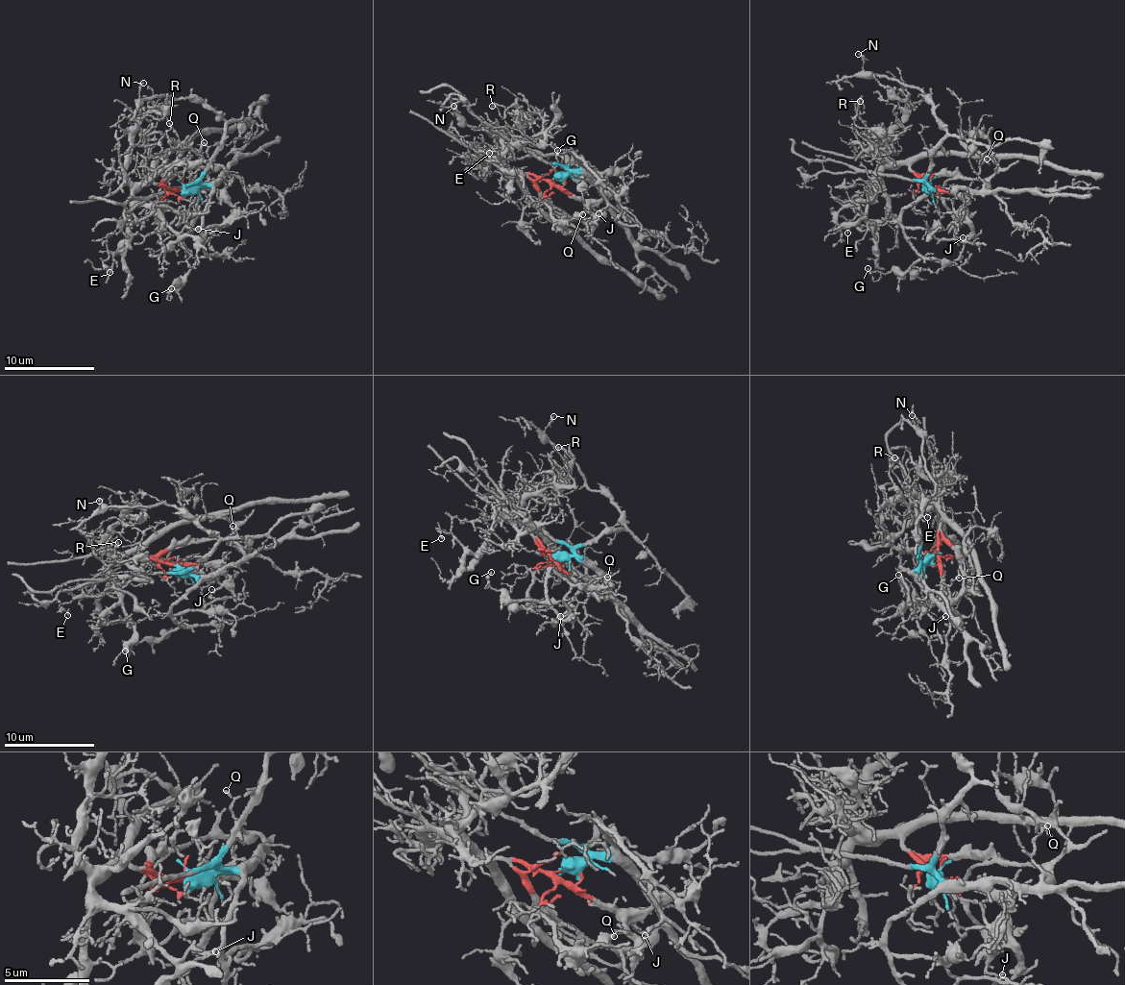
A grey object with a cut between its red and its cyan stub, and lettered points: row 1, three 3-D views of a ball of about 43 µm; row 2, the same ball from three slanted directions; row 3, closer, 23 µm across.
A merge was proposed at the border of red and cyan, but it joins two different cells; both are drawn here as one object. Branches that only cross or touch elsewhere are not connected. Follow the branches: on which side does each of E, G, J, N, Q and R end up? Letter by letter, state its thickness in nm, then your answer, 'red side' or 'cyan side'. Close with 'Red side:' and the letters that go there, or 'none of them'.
E: calibre 120 nm; red side
G: calibre 170 nm; cyan side
J: calibre 140 nm; cyan side
N: calibre 100 nm; cyan side
Q: calibre 140 nm; cyan side
R: calibre 120 nm; red side
Red side: E, R

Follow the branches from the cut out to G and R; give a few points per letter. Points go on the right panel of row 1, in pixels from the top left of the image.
G: (928, 183), (931, 187), (925, 196), (901, 213), (904, 237), (921, 258), (901, 273), (881, 274), (868, 267)
R: (928, 183), (921, 181), (909, 166), (882, 160), (875, 153), (885, 147), (883, 142), (853, 122), (860, 100)

